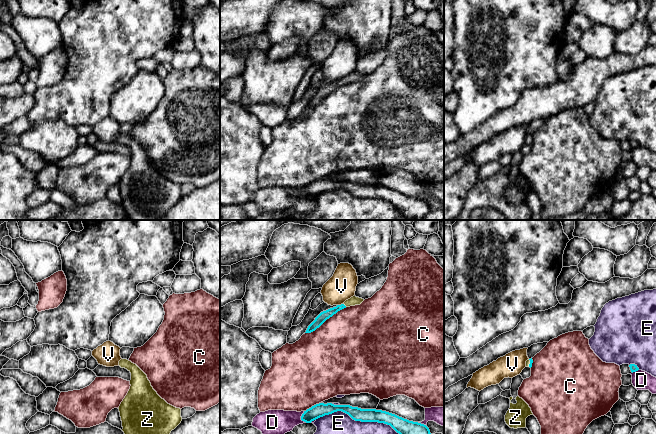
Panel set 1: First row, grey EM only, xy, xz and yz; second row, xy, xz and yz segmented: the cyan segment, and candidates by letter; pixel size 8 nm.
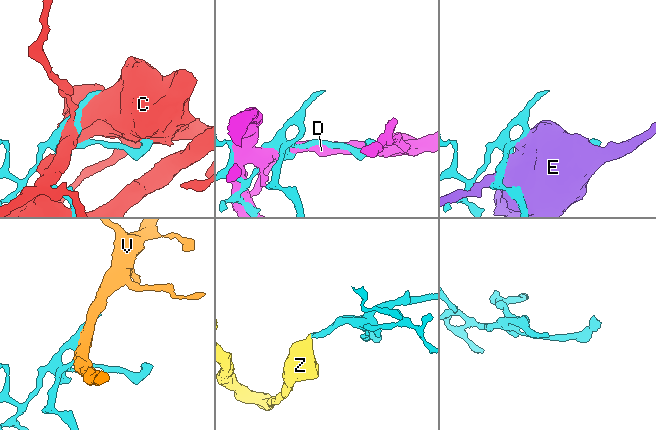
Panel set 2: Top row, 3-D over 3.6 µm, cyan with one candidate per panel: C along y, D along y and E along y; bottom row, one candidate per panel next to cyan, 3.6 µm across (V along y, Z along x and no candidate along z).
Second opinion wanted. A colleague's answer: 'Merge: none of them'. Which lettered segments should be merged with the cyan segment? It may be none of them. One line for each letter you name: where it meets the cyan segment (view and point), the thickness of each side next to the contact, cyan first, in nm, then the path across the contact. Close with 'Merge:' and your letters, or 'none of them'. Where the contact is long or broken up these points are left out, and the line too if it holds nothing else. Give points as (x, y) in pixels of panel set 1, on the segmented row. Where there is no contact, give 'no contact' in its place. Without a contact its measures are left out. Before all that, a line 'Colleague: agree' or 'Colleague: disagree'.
Colleague: disagree
Z: contact xz (344, 305); calibres 80 and 70 nm; way xz (323, 316), (344, 305), (354, 300)
Merge: Z

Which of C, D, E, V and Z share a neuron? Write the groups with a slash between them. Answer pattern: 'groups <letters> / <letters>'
groups C / D / E / V / Z

